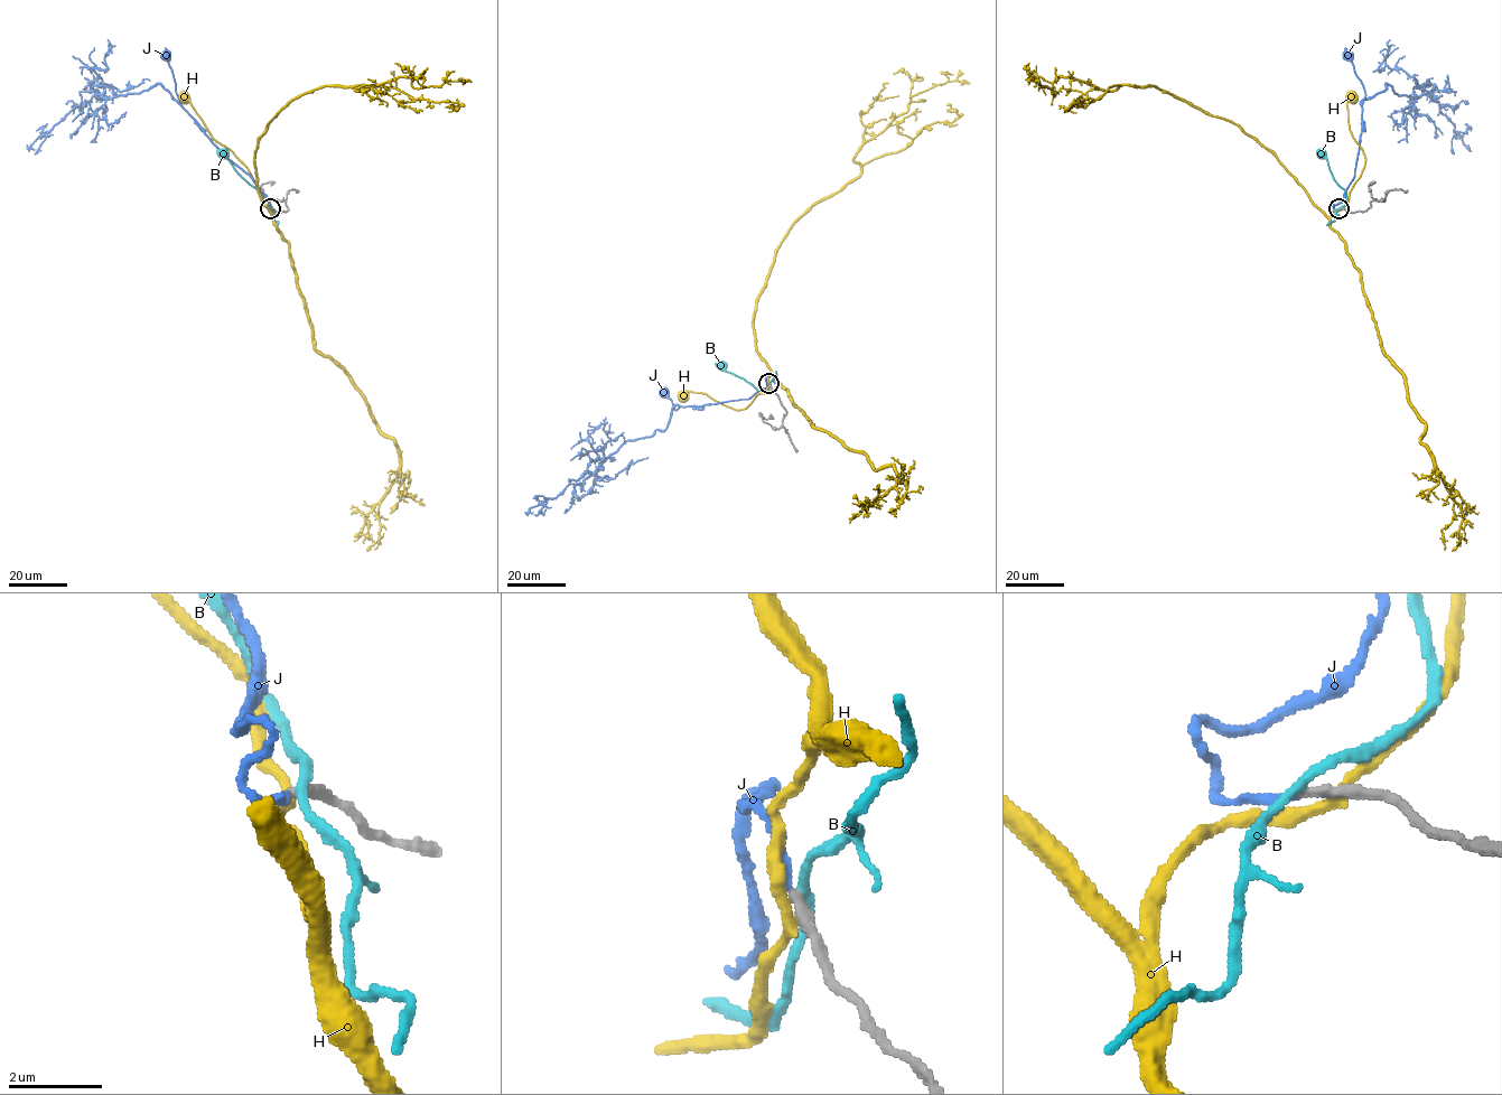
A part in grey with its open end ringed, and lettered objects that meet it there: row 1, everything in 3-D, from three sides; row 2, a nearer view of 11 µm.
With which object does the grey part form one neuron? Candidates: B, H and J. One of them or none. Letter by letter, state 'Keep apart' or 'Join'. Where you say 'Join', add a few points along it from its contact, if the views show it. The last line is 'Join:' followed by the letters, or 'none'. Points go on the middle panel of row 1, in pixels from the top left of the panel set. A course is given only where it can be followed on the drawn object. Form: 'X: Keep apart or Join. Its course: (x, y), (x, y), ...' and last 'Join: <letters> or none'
B: Keep apart
H: Keep apart
J: Join. Its course: (770, 383), (766, 378), (767, 386), (747, 399), (679, 406), (675, 410), (664, 392)
Join: J

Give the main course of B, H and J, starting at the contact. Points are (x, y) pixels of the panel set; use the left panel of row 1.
B: (271, 208), (269, 200), (236, 171), (223, 153)
H: (271, 209), (248, 168), (217, 143), (185, 96)
J: (271, 208), (249, 176), (212, 141), (180, 104), (166, 55)

